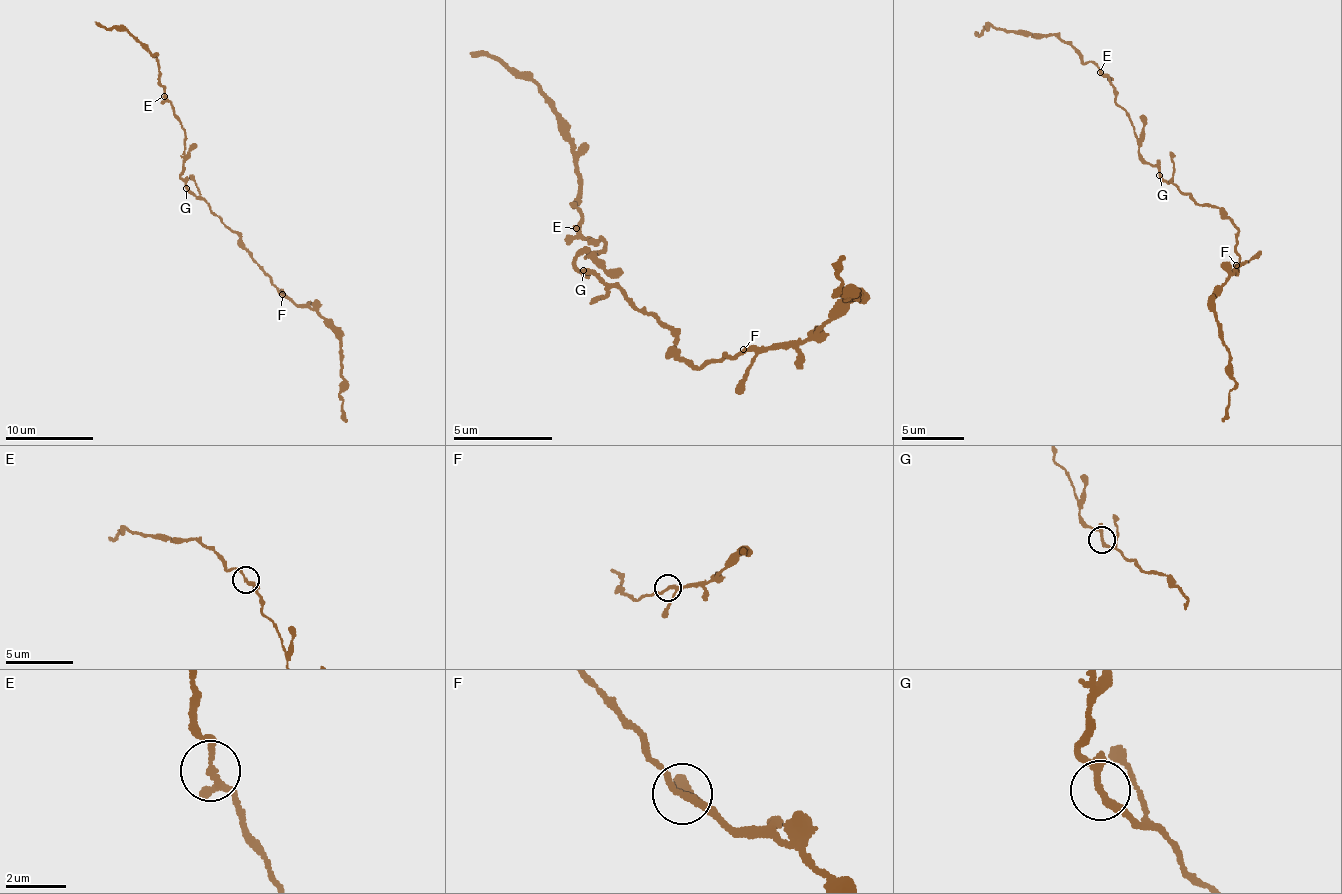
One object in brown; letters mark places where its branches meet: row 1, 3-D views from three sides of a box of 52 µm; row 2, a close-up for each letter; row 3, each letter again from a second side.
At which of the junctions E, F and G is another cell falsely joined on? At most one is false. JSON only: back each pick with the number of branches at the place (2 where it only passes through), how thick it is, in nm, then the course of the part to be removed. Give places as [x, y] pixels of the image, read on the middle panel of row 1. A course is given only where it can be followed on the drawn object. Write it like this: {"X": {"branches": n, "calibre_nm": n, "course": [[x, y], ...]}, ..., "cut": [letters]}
{"cut": []}

